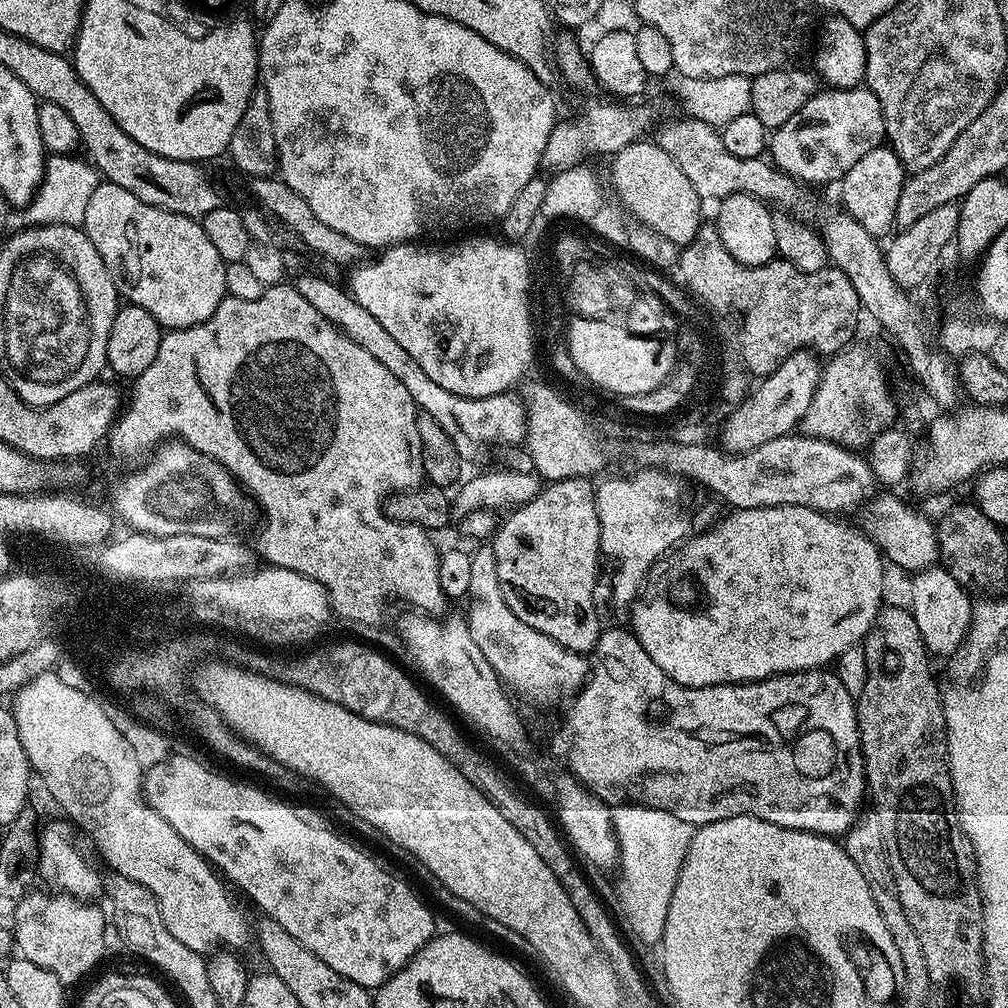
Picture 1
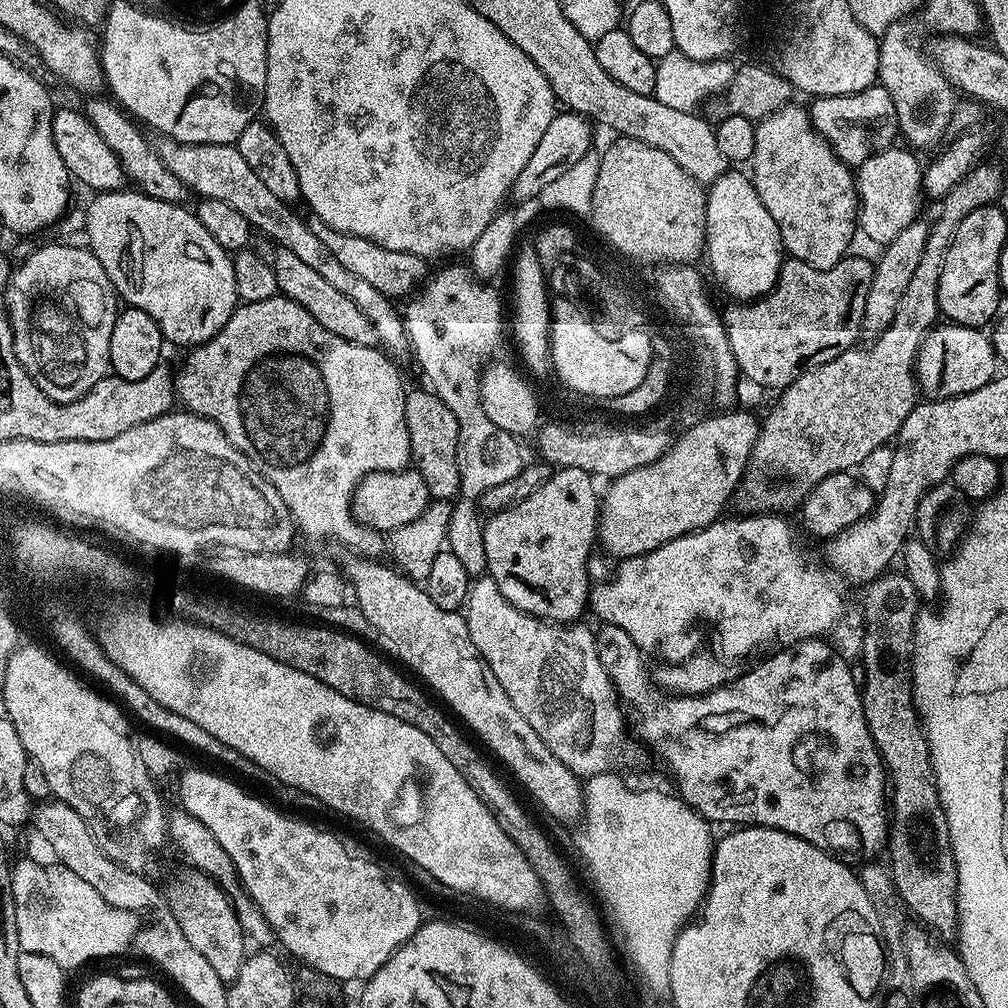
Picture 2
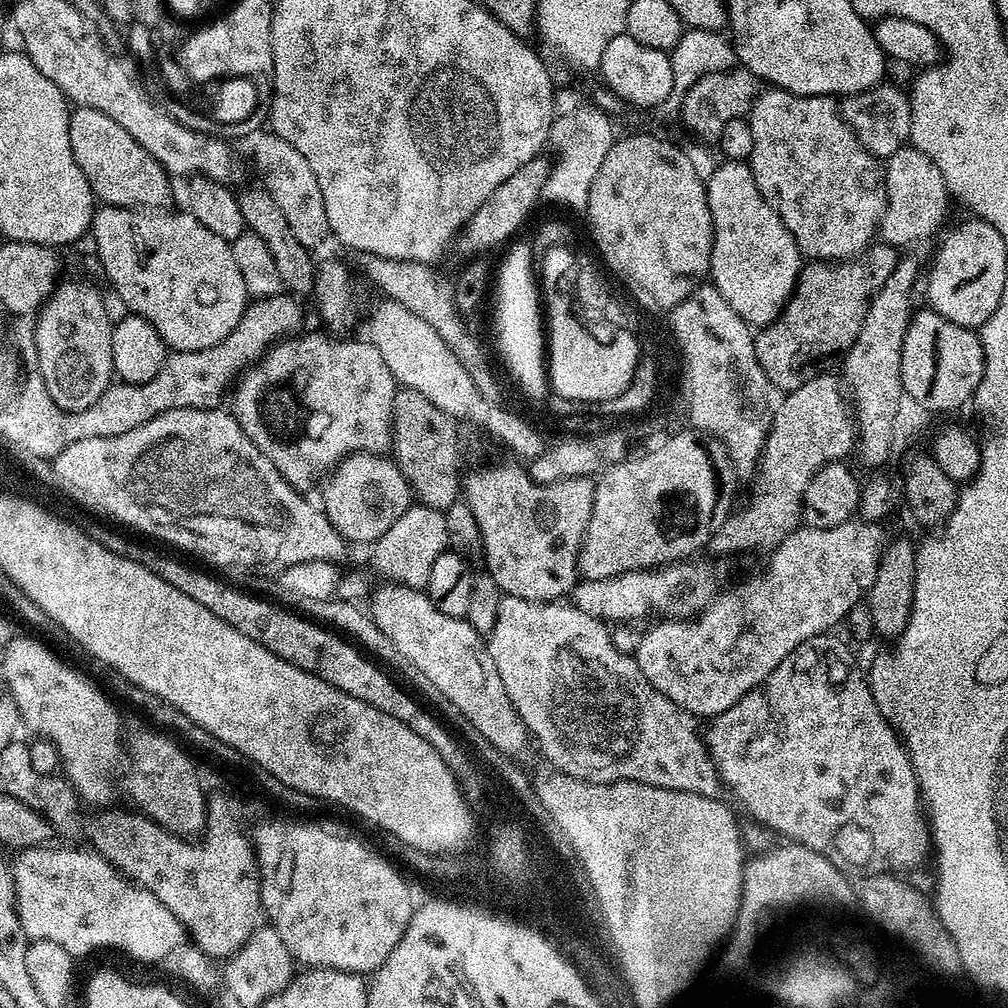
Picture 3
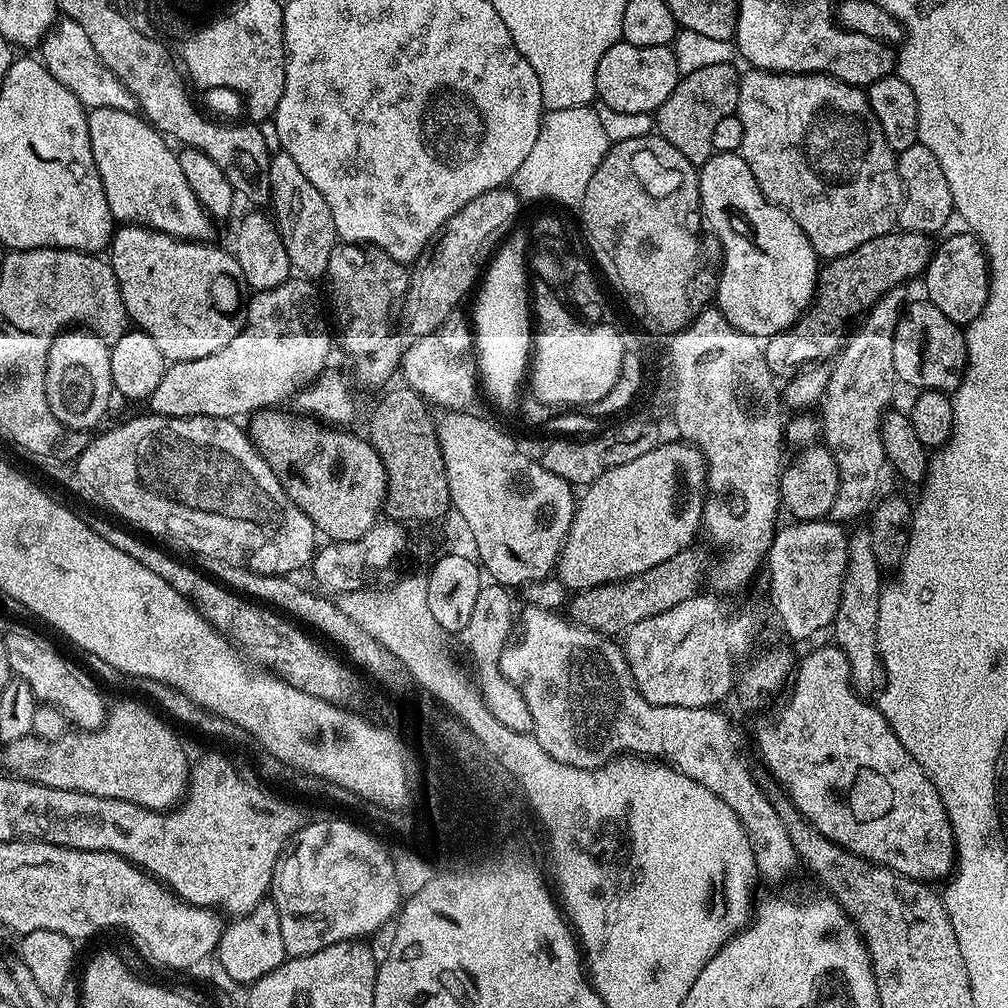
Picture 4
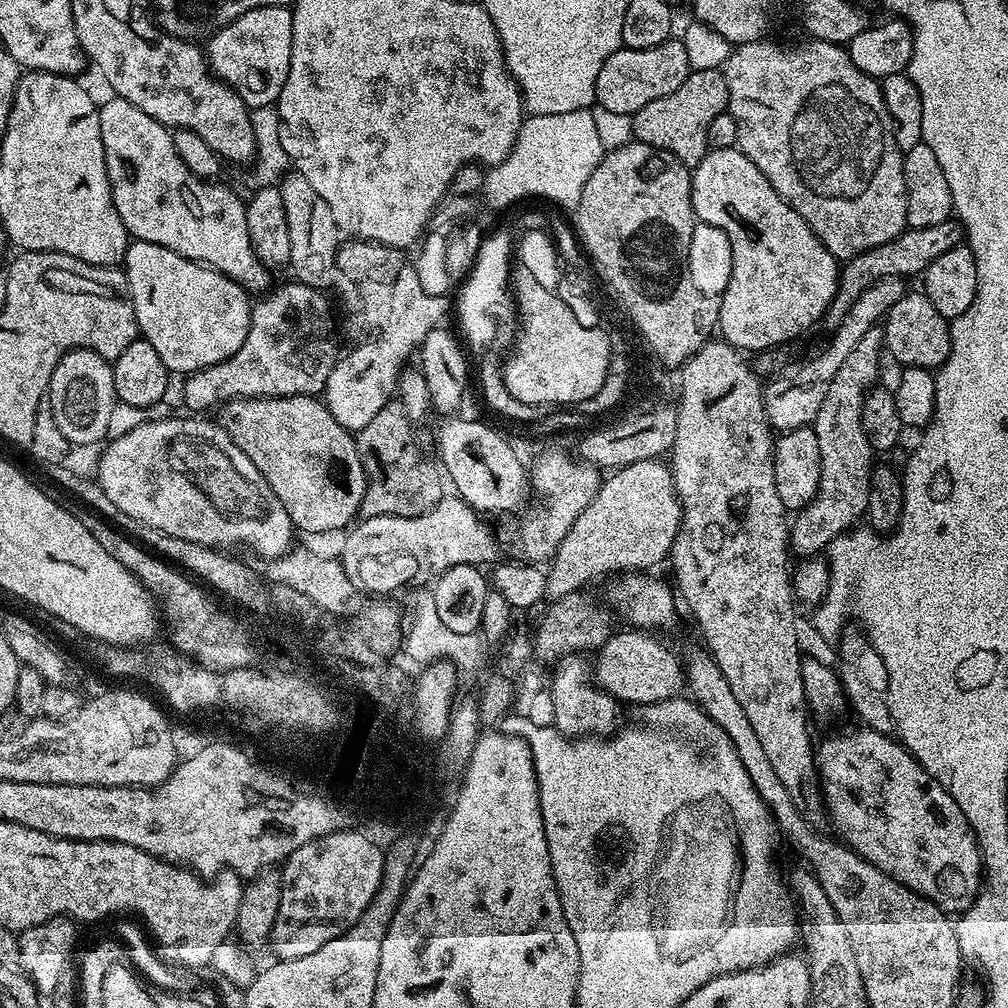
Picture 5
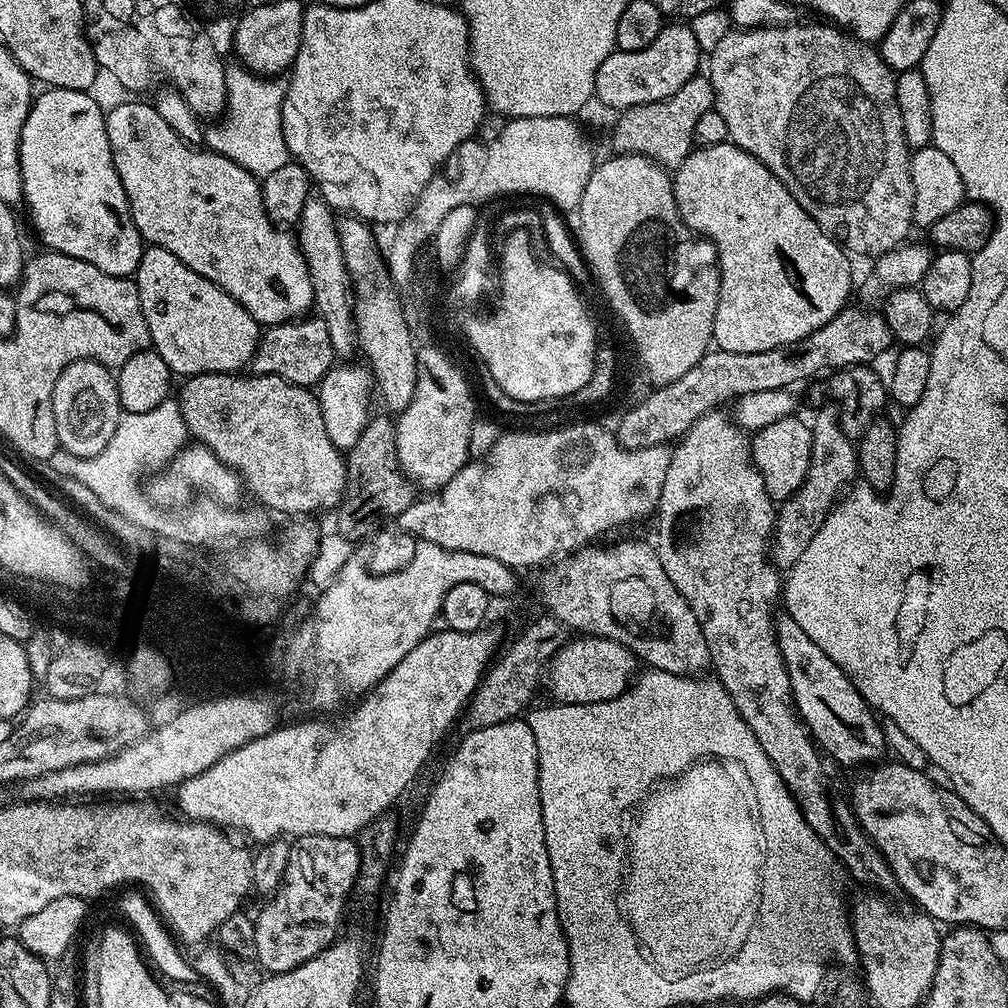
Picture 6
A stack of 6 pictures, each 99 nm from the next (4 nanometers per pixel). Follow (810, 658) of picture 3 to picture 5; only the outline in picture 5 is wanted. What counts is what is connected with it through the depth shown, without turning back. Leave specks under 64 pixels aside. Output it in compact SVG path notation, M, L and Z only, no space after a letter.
M857 726L845 736L832 736L819 741L816 753L819 786L827 819L836 827L835 835L857 852L866 862L893 876L902 886L937 904L943 912L965 912L979 896L982 887L982 861L976 835L968 825L966 814L950 798L912 753L891 735L876 733Z

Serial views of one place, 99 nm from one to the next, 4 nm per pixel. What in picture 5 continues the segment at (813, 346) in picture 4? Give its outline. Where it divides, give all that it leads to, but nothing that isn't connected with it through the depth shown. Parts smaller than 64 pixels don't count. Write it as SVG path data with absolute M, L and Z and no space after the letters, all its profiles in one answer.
M949 218L946 222L938 222L938 226L907 227L890 242L886 242L882 246L874 246L854 258L843 261L836 281L836 293L830 302L828 311L824 314L823 327L826 326L828 330L835 330L846 318L846 314L854 301L876 280L881 280L887 276L919 277L928 269L930 262L934 262L934 258L946 254L946 250L954 250L964 239L963 227L955 219Z

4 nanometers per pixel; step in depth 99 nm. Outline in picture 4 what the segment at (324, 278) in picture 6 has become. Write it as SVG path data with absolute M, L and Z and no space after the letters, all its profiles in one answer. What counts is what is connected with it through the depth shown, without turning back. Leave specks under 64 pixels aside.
M283 150L277 151L270 162L270 190L270 212L276 221L276 228L280 231L293 269L301 277L323 277L331 251L338 243L334 218L330 214L330 206L326 206L326 198L318 194L318 189L310 182L310 178L302 174L298 162L294 162L294 158L290 158L290 154Z

